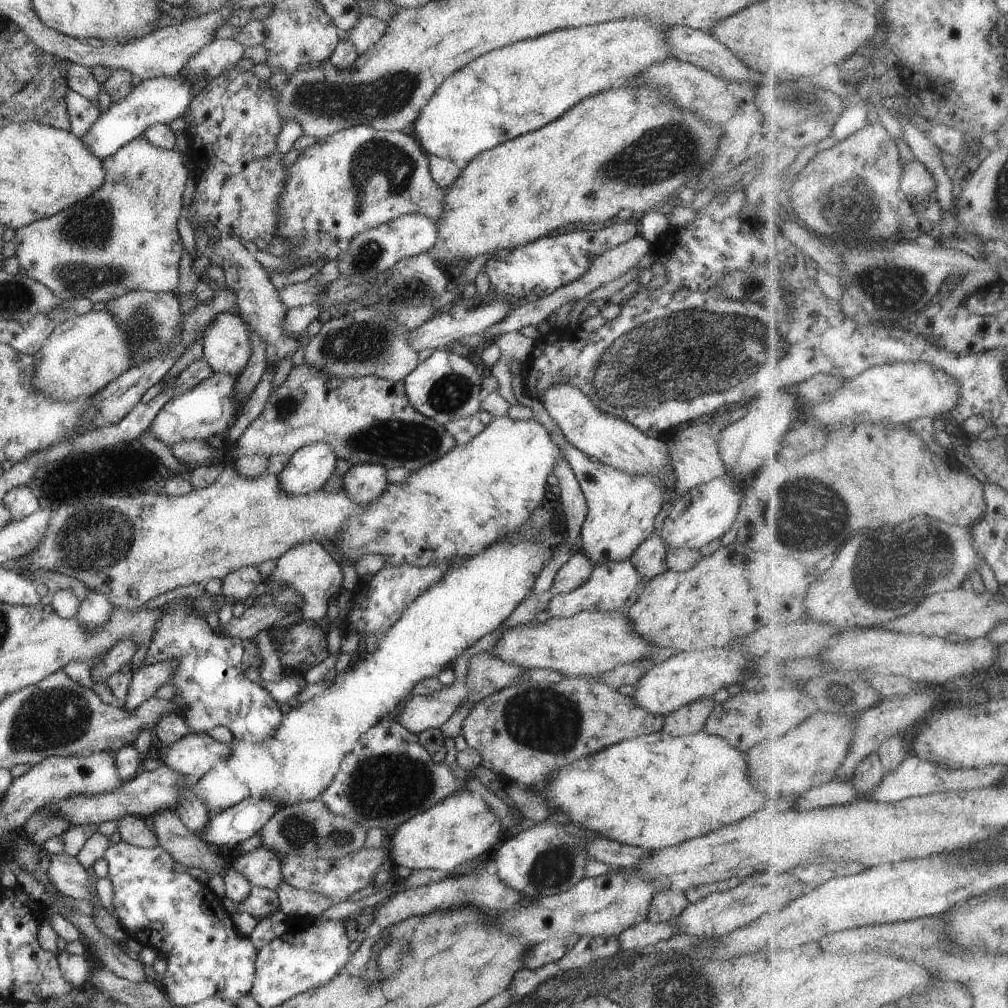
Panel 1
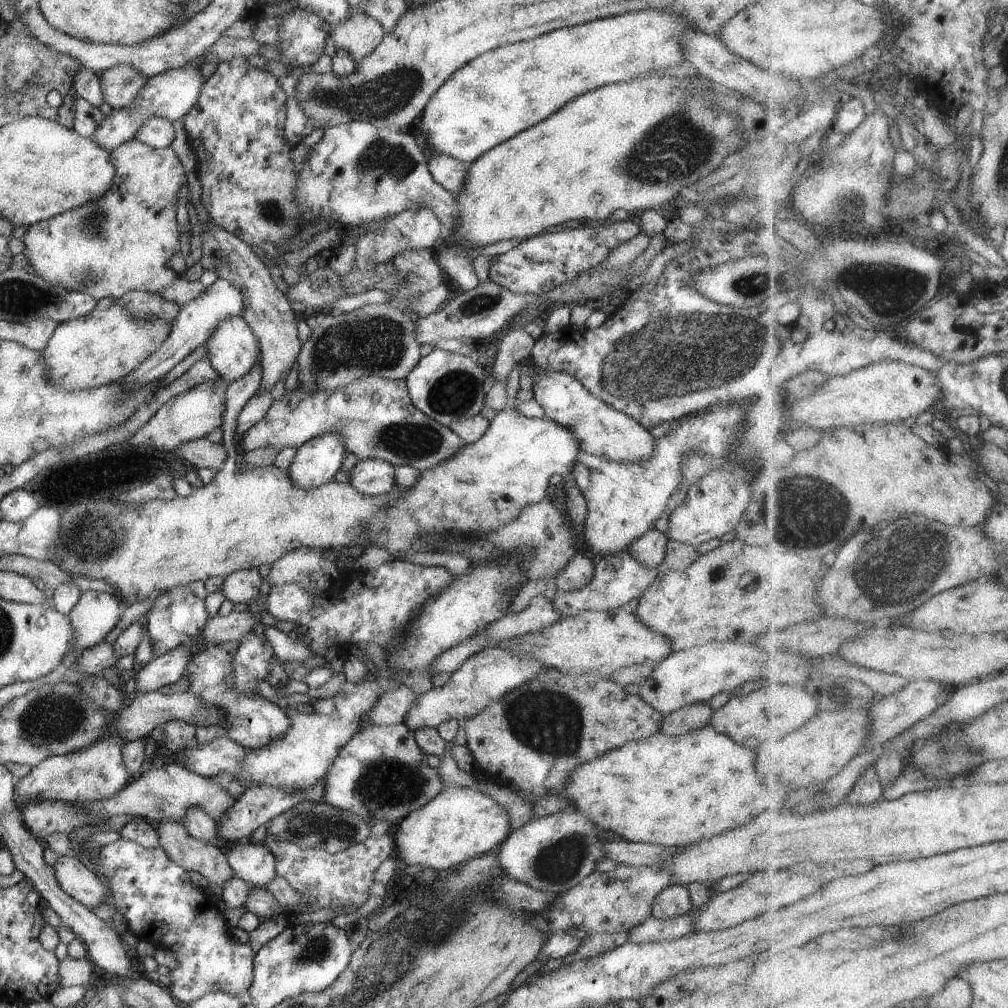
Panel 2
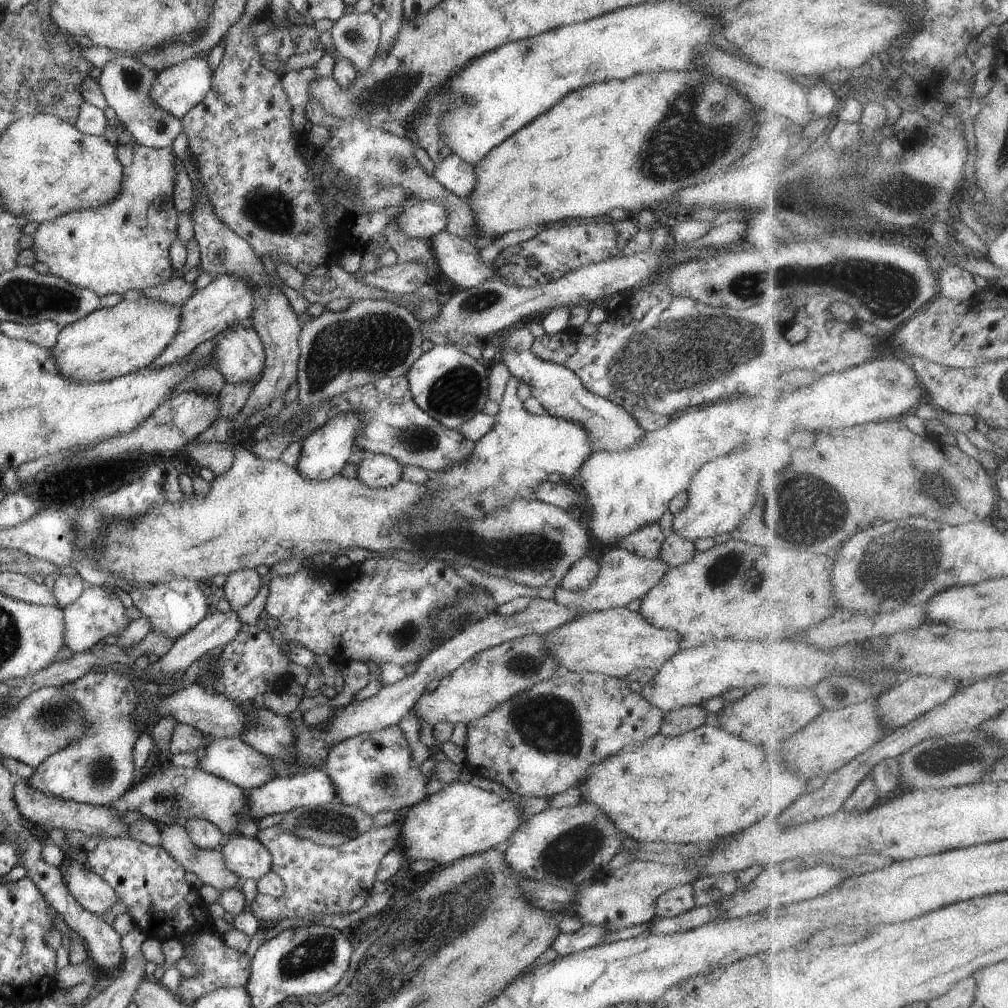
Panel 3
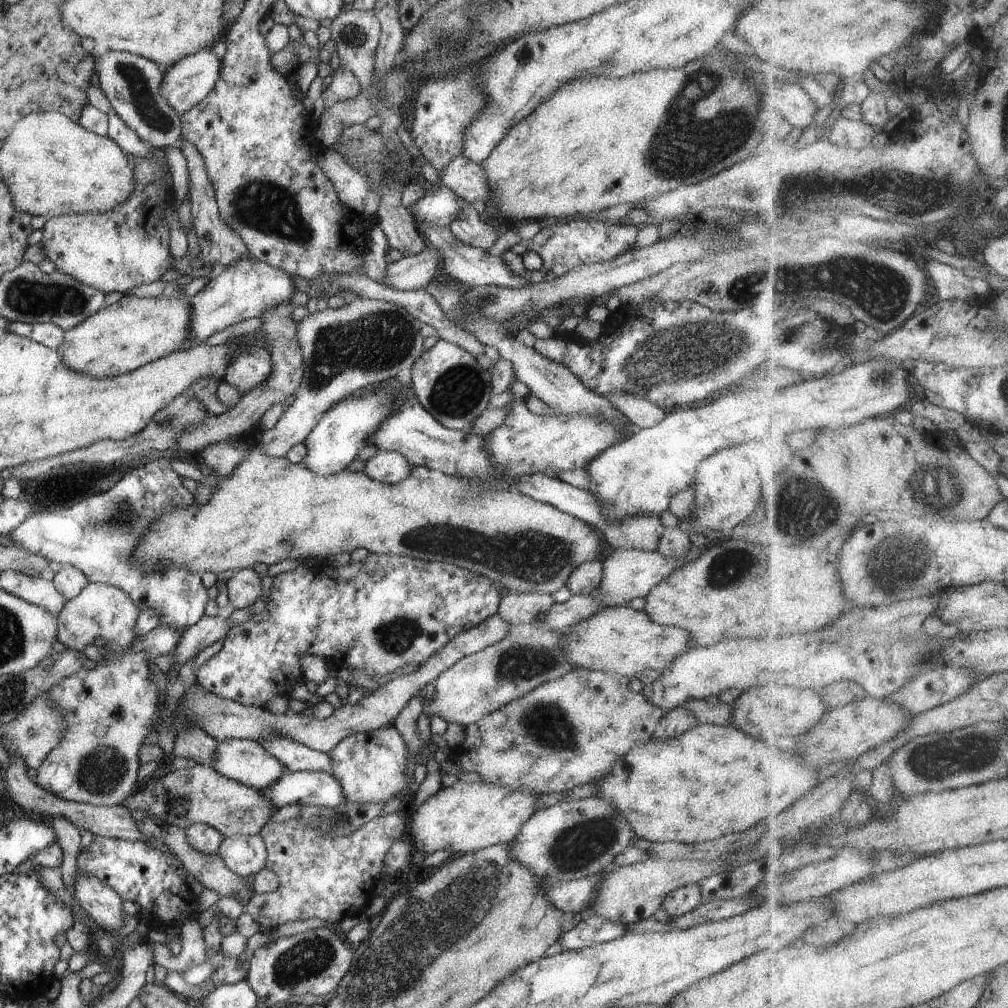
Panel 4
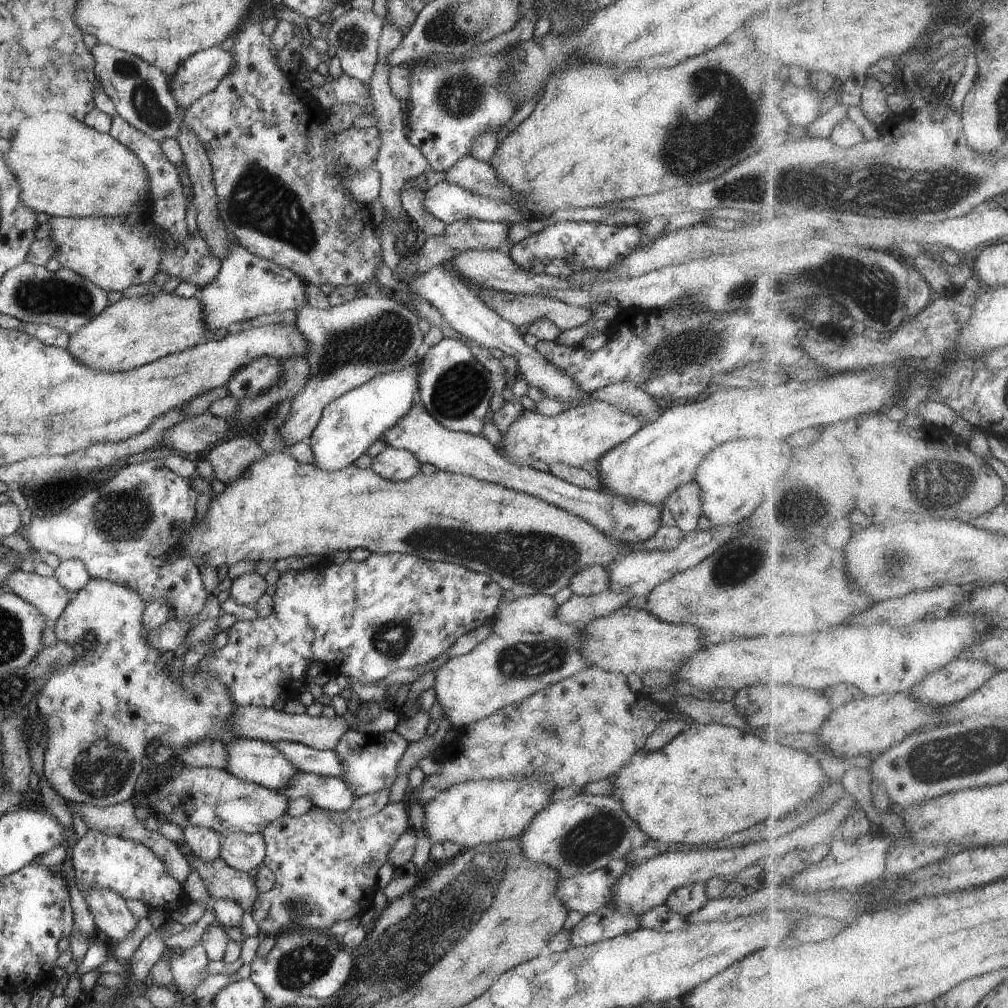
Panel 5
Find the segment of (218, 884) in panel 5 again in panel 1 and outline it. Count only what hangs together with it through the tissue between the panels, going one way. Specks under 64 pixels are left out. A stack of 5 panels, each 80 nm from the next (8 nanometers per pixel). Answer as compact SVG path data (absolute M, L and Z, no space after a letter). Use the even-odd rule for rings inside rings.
M175 811L156 813L148 820L155 832L159 844L176 862L187 870L192 867L202 868L210 877L221 874L228 869L224 866L222 856L217 848L204 842L182 822Z

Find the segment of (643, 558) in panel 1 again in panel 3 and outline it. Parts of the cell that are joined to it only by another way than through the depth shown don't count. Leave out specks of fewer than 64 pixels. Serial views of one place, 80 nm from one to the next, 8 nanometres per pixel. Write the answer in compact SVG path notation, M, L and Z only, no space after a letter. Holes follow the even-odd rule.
M658 523L647 524L621 539L616 546L622 546L641 557L658 559L661 544L671 530L663 530Z

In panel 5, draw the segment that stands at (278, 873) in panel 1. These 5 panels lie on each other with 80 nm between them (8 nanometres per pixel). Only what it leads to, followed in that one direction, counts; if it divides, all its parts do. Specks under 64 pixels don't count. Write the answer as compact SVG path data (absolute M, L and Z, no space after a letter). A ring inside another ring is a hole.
M238 831L222 837L219 857L237 871L248 873L258 868L265 856L265 840L260 833L249 835Z

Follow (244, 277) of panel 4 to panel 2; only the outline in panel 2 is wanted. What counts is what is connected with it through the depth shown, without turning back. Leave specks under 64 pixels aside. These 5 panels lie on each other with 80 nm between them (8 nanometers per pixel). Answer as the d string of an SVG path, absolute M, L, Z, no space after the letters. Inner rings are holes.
M216 279L214 284L211 284L204 291L202 296L191 300L189 303L181 307L178 316L172 322L171 332L158 348L148 355L146 360L142 361L136 369L129 372L123 379L120 379L120 385L126 389L133 385L147 385L153 381L160 381L166 376L176 364L182 362L193 350L196 350L201 345L204 345L208 337L214 332L214 329L223 322L224 319L230 317L240 317L244 310L244 301L240 288L236 288L227 280Z

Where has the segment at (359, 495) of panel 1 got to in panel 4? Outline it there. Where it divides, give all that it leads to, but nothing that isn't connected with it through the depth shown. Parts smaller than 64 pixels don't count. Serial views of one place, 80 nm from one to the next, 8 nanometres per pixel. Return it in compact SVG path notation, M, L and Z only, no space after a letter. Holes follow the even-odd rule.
M378 449L375 456L365 462L363 472L375 481L389 485L410 475L412 467L400 453Z

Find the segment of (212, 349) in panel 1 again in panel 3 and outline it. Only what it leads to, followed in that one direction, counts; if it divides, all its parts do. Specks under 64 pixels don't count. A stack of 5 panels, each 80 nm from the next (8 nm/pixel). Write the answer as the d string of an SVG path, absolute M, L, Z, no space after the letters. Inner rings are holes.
M234 323L215 336L212 351L213 366L224 377L226 383L252 381L256 384L264 370L265 350L258 333L249 323Z

